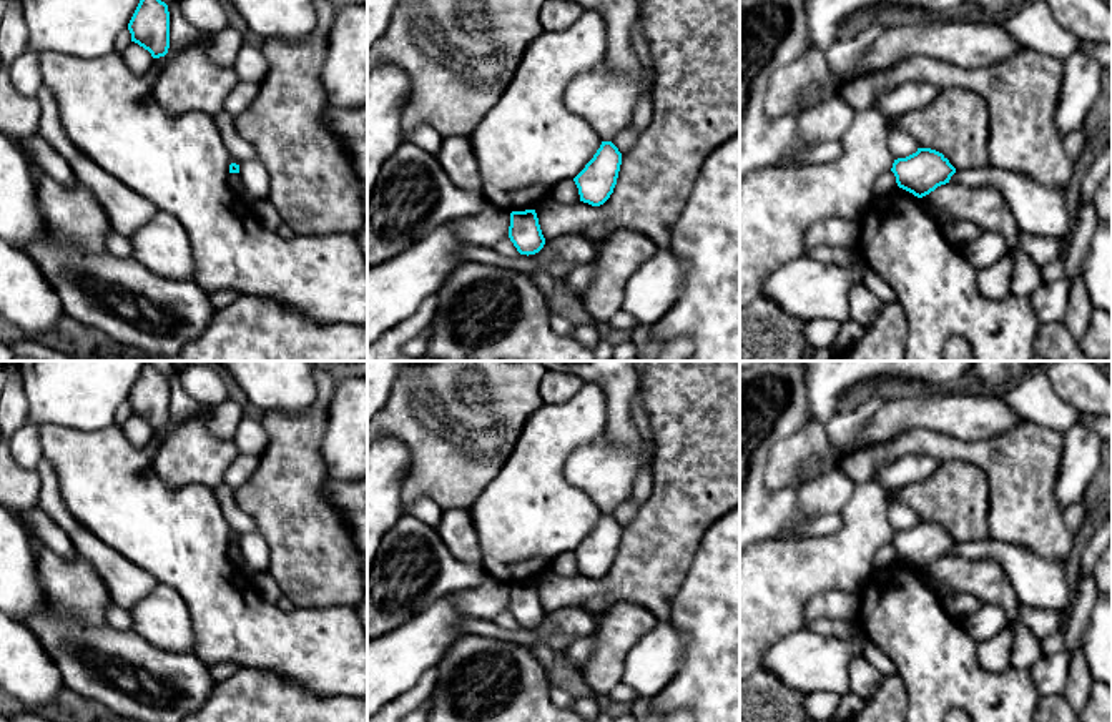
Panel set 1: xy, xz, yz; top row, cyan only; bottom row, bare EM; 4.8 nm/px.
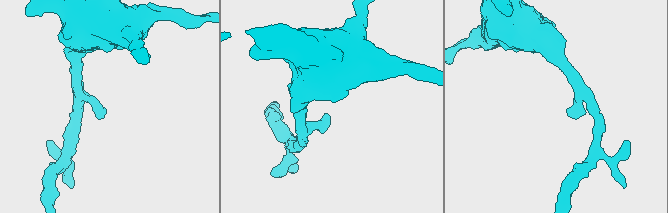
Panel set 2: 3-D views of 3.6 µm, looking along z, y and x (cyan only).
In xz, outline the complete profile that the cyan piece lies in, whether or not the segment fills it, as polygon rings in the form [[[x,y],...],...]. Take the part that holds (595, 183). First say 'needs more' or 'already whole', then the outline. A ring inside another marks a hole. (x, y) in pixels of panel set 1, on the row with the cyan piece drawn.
already whole | [[[602,141],[593,158],[573,178],[580,201],[592,206],[603,205],[617,185],[622,153],[612,141]]]

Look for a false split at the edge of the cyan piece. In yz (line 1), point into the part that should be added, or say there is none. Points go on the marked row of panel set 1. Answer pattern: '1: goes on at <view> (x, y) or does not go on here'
1: does not go on here

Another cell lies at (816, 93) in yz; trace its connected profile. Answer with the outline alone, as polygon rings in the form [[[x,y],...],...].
[[[833,73],[833,83],[829,87],[811,85],[806,90],[804,103],[796,110],[796,113],[793,116],[798,116],[800,113],[803,113],[803,111],[809,110],[811,106],[816,106],[826,100],[841,98],[841,91],[849,82],[851,80],[848,80],[846,77]]]

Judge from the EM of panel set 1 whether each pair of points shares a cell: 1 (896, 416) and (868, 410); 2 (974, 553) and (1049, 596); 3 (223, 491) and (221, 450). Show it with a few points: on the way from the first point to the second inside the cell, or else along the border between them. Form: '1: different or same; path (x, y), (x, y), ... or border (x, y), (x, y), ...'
1: different; border (885, 403), (868, 421)
2: same; path (993, 551), (1009, 556), (1031, 578)
3: different; border (223, 481), (213, 488)

